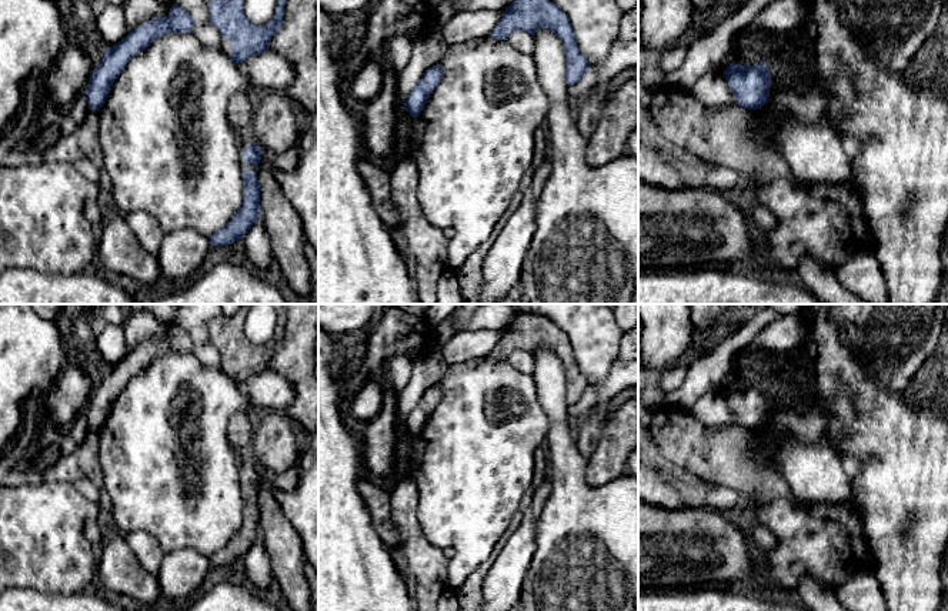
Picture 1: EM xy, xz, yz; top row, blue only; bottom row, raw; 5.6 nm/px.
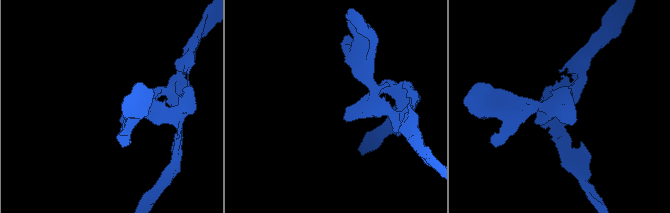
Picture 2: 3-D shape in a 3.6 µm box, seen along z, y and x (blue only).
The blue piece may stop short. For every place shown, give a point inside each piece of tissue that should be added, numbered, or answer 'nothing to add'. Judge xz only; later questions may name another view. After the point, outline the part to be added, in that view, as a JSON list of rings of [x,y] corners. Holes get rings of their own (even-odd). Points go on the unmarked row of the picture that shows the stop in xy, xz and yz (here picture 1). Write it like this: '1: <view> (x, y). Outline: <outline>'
nothing to add

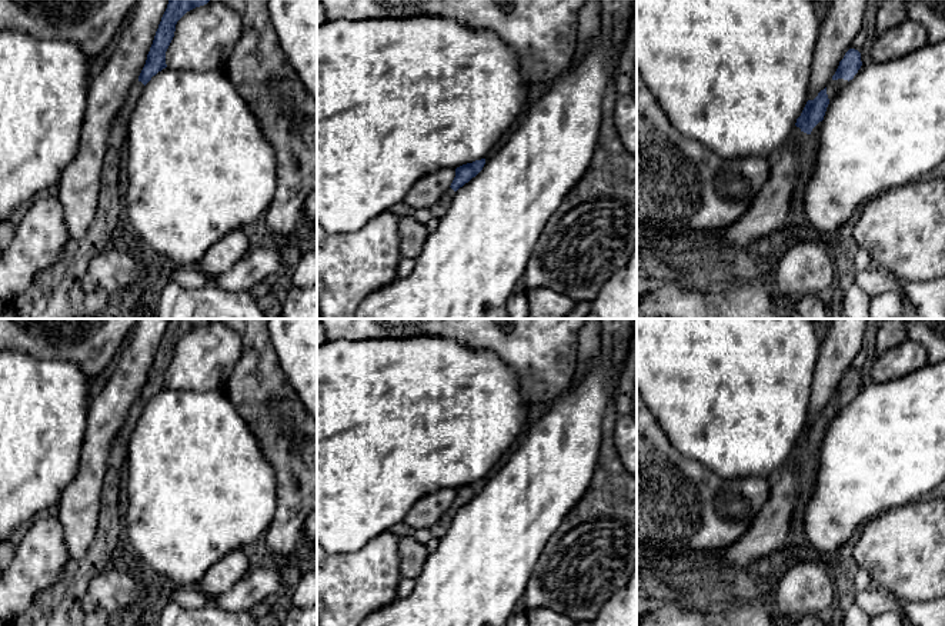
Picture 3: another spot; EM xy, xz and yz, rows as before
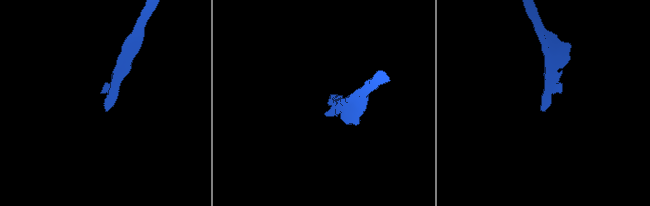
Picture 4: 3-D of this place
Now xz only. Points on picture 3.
1: xz (438, 529). Outline: [[[448,507],[444,515],[433,525],[430,526],[430,533],[433,537],[440,539],[445,535],[445,532],[448,530],[448,526],[454,517],[455,512]]]

